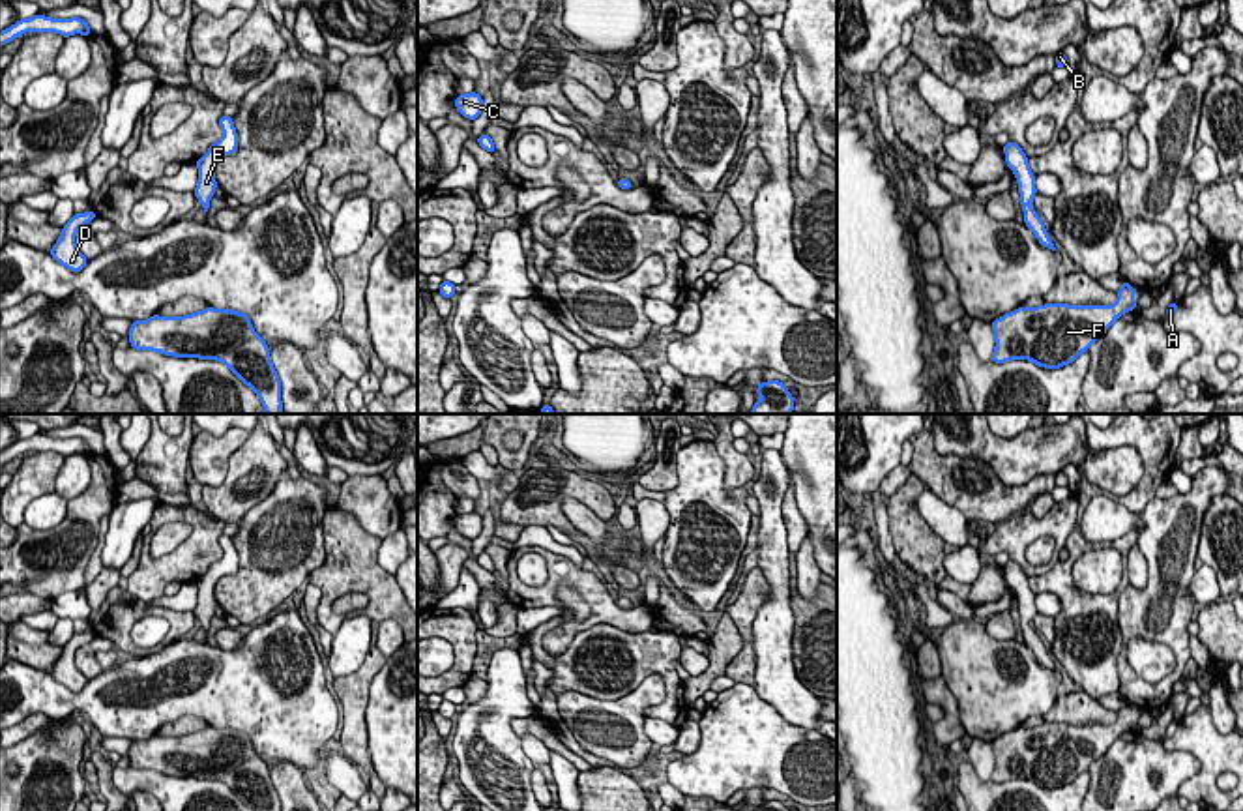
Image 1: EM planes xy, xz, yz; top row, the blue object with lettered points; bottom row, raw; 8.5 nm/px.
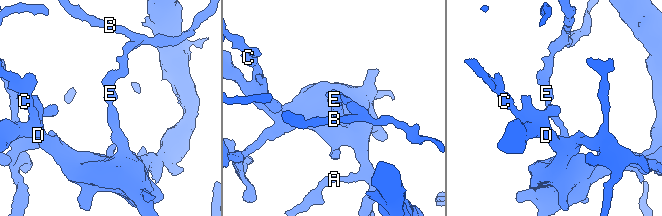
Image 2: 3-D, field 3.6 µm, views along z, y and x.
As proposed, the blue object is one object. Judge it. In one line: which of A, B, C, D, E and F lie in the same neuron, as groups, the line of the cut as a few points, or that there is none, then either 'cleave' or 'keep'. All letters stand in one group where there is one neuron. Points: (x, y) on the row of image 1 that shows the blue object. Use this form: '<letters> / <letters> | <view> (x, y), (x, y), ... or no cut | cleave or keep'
A B C D E F | no cut | keep

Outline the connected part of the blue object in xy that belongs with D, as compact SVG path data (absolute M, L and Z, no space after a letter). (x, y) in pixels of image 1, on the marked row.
M94 210L84 212L84 214L75 214L62 227L62 234L51 249L51 257L75 273L79 273L88 264L88 258L75 245L75 234L80 227L84 227L86 223L90 223L95 217L97 217L97 214Z

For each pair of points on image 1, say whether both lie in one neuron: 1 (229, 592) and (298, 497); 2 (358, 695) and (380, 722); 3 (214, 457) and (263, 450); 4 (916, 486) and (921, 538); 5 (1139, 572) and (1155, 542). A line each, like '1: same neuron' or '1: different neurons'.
1: same neuron
2: different neurons
3: different neurons
4: same neuron
5: different neurons

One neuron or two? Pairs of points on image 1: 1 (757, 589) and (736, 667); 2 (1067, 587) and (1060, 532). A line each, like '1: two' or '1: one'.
1: one
2: two

